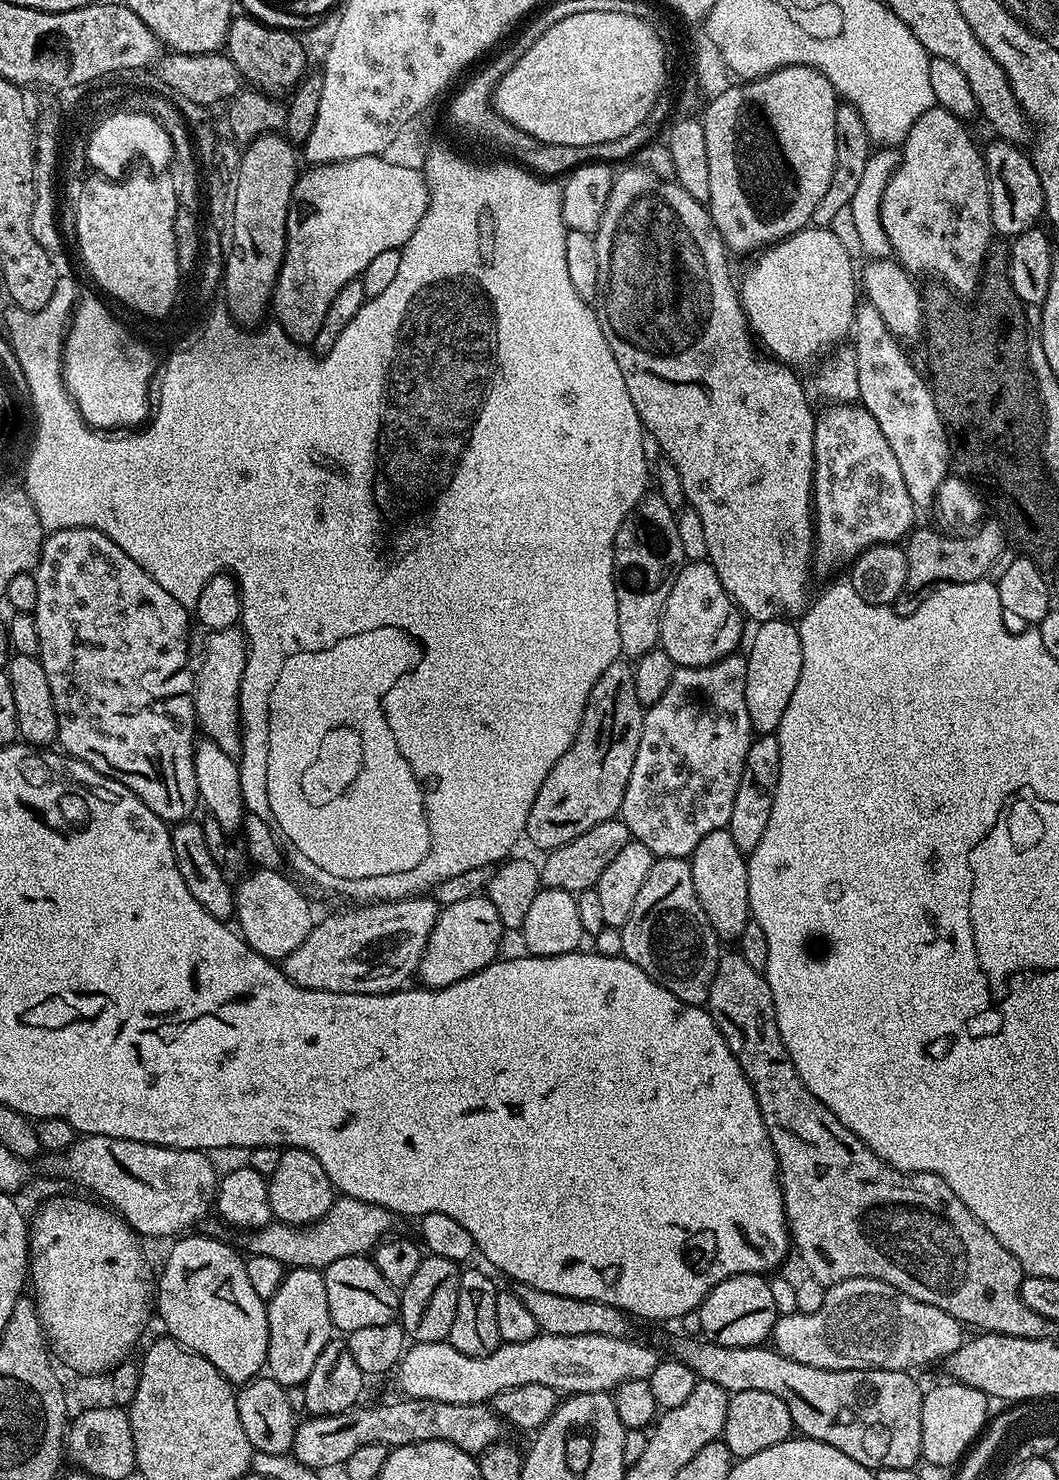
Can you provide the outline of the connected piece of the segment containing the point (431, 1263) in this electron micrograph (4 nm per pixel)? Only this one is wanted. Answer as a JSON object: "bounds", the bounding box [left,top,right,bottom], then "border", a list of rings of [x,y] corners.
{"bounds":[398,1254,461,1344],"border":[[[428,1254],[421,1259],[418,1271],[400,1292],[400,1315],[398,1323],[404,1328],[404,1335],[417,1344],[439,1344],[447,1341],[450,1326],[454,1326],[454,1310],[458,1310],[458,1290],[460,1289],[461,1265],[450,1258],[438,1258]]]}

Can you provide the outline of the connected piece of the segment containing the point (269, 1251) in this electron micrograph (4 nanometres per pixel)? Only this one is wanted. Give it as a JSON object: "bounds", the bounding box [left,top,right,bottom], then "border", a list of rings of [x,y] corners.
{"bounds":[243,1195,397,1270],"border":[[[346,1195],[333,1199],[330,1210],[320,1220],[303,1226],[269,1222],[261,1228],[249,1231],[243,1251],[248,1256],[274,1258],[288,1268],[314,1268],[323,1270],[330,1262],[347,1256],[363,1256],[371,1253],[381,1240],[393,1231],[397,1213],[370,1202],[355,1200]]]}

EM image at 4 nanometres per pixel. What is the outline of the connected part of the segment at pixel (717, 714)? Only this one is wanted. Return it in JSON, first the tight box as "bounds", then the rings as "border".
{"bounds":[618,655,753,858],"border":[[[743,655],[727,656],[708,668],[677,667],[670,678],[670,686],[666,686],[666,694],[662,694],[658,702],[647,705],[634,770],[630,770],[630,782],[626,782],[626,794],[618,816],[630,830],[632,839],[642,842],[653,857],[688,858],[706,834],[727,828],[730,810],[734,810],[734,794],[738,794],[738,782],[742,778],[742,766],[753,739],[750,713],[746,711],[746,659]]]}

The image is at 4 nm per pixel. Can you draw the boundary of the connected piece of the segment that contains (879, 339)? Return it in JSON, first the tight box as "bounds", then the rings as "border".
{"bounds":[850,303,954,510],"border":[[[857,303],[850,340],[853,340],[851,343],[856,354],[859,403],[872,415],[874,422],[878,422],[878,430],[886,434],[886,442],[890,442],[890,450],[894,450],[894,458],[898,458],[902,478],[906,478],[906,490],[910,490],[912,505],[918,510],[931,509],[936,503],[940,483],[950,474],[950,457],[954,448],[950,443],[949,429],[940,417],[936,399],[932,396],[929,381],[916,373],[915,366],[900,349],[903,348],[901,343],[890,334],[886,322],[882,322],[882,314],[878,314],[872,304]]]}

